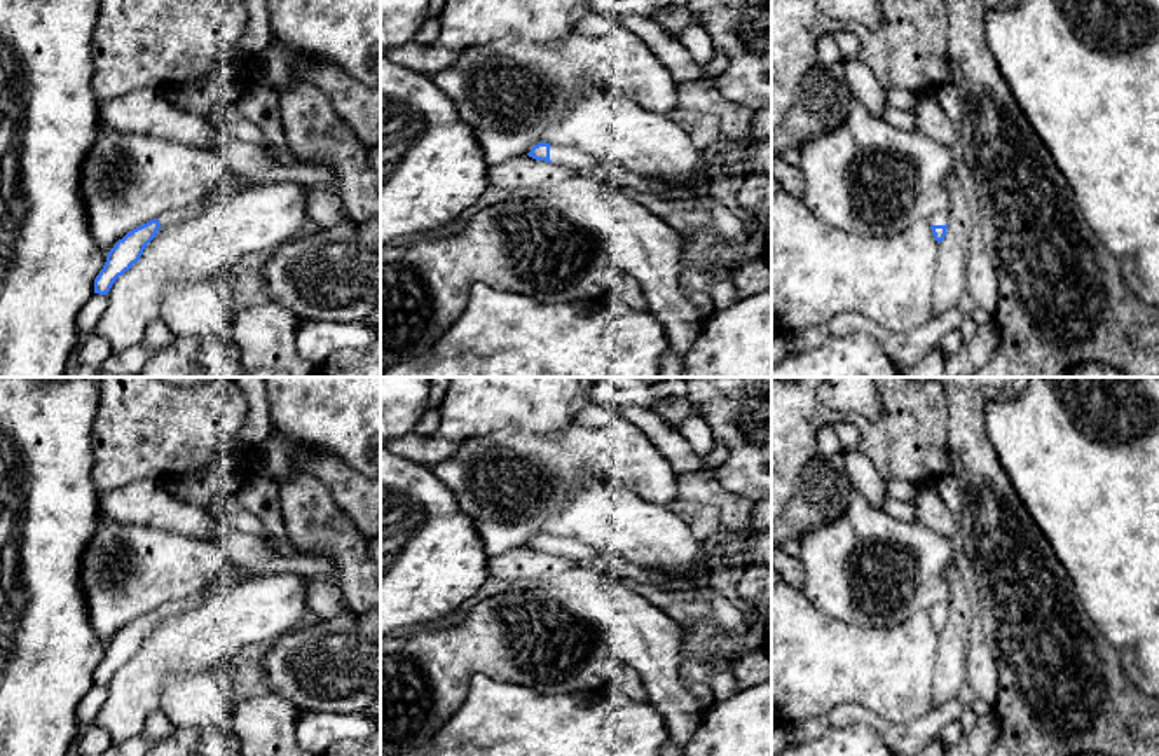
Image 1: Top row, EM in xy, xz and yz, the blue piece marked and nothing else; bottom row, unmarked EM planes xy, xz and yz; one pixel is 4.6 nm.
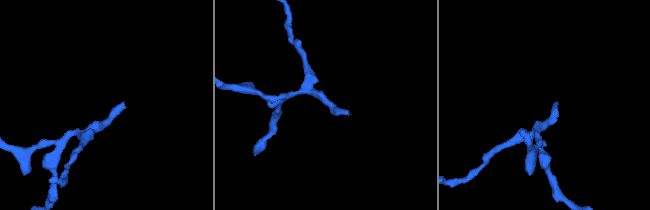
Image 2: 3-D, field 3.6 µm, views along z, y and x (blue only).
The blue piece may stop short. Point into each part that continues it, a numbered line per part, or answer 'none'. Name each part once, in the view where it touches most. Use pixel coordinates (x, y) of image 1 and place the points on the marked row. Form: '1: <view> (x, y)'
1: xz (571, 158)

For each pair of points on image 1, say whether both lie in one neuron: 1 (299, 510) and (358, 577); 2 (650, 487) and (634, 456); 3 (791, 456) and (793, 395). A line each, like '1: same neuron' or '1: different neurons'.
1: same neuron
2: same neuron
3: same neuron

